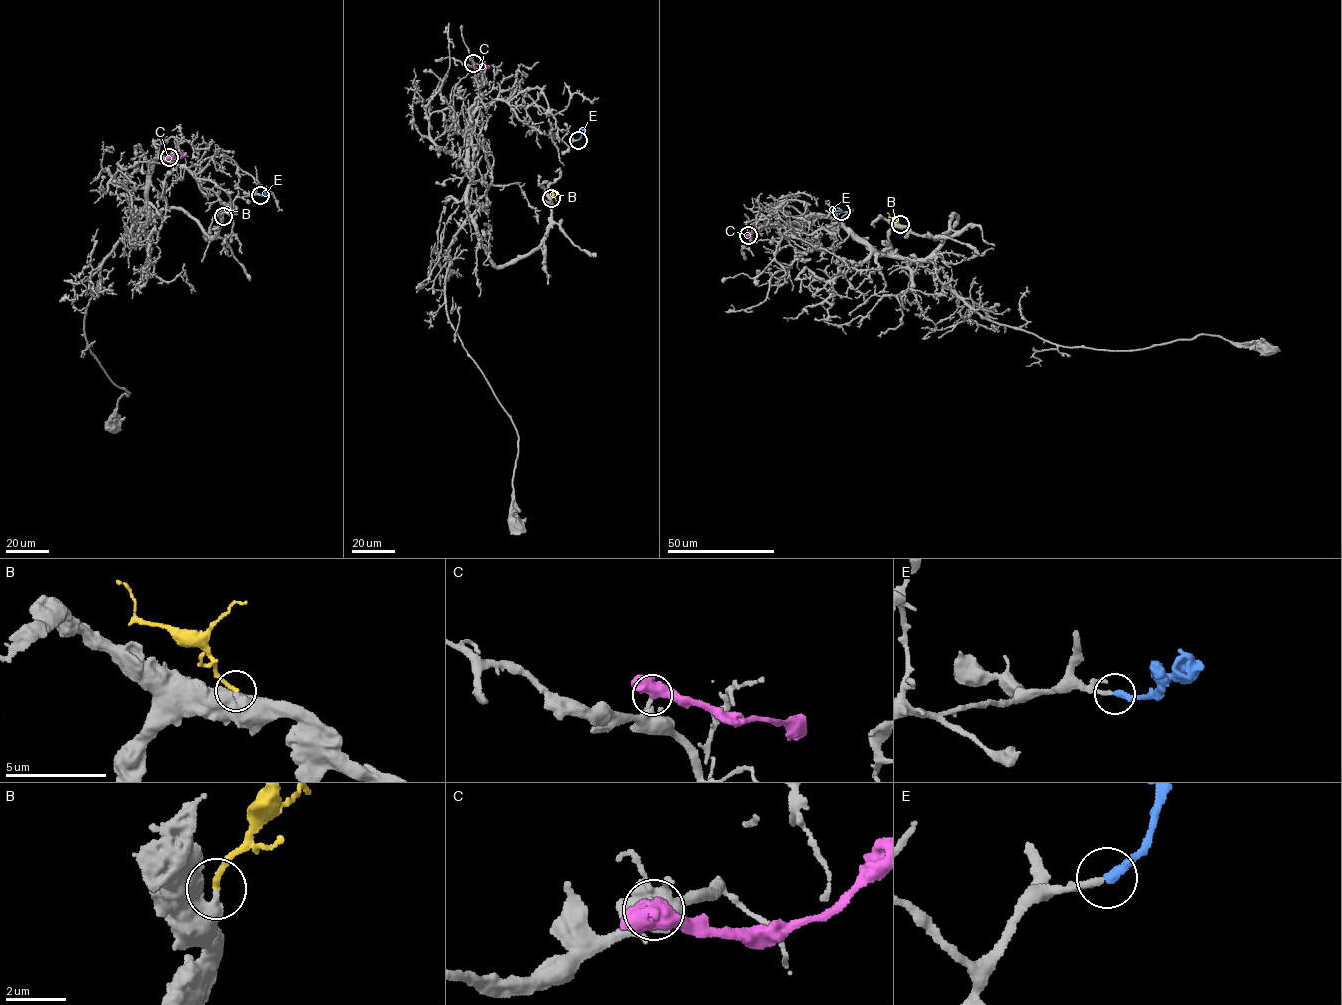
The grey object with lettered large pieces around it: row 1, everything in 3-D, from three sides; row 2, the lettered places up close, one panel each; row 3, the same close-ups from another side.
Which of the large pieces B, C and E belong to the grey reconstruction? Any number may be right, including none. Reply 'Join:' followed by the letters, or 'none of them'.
Join: E

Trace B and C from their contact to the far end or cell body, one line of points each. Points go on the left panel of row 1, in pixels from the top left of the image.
B: (223, 216), (228, 202)
C: (169, 157), (179, 158), (186, 152)

